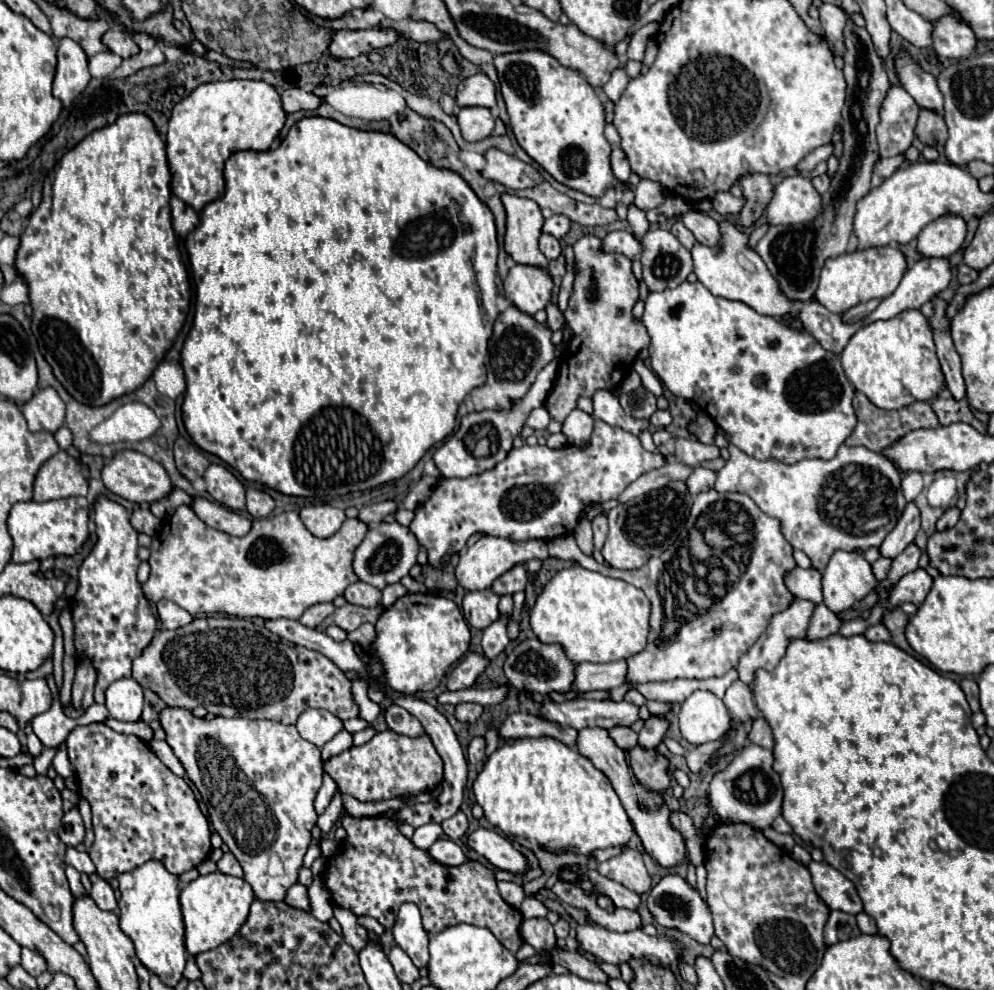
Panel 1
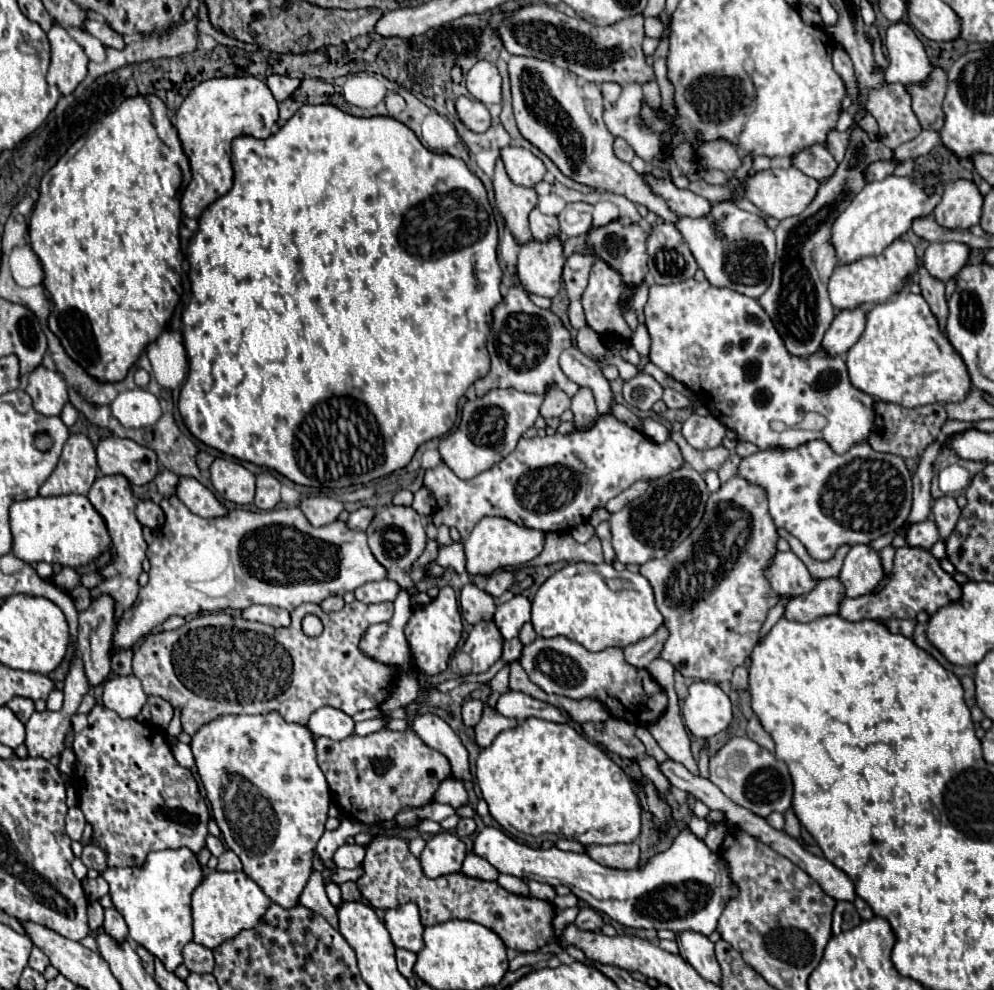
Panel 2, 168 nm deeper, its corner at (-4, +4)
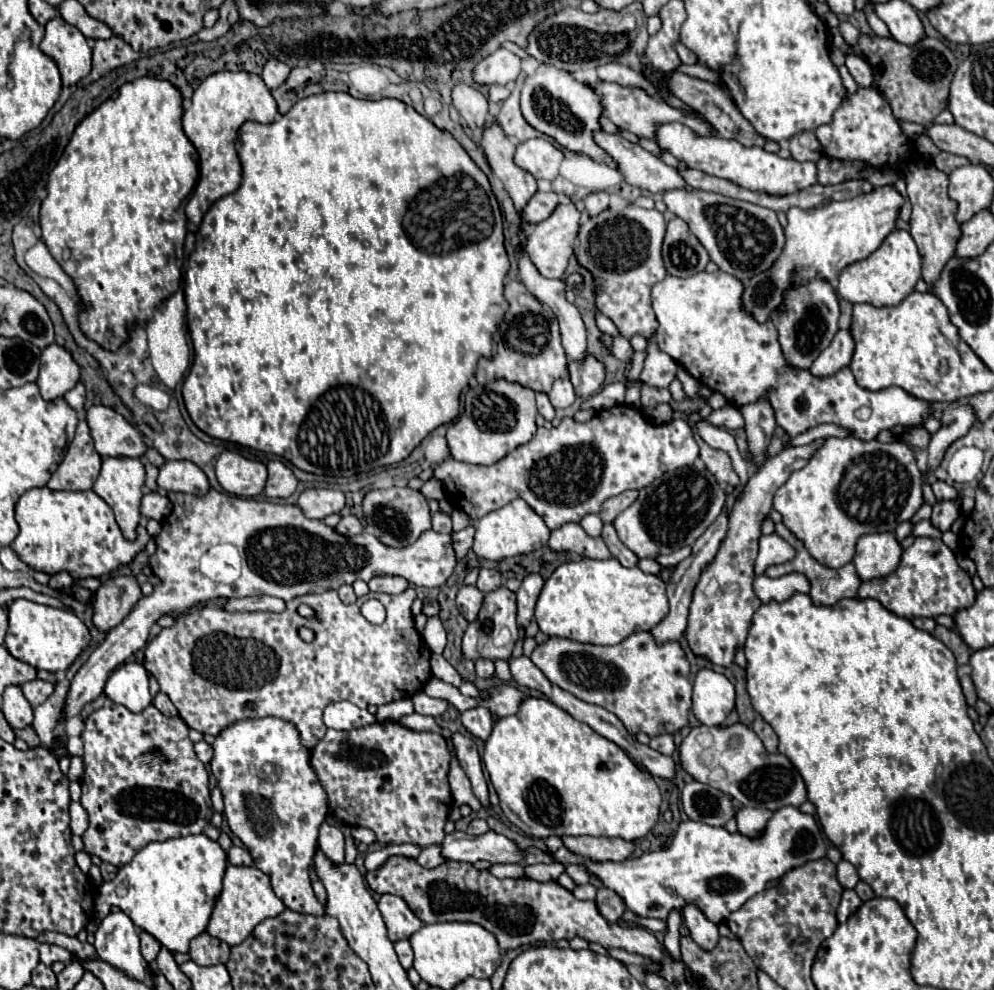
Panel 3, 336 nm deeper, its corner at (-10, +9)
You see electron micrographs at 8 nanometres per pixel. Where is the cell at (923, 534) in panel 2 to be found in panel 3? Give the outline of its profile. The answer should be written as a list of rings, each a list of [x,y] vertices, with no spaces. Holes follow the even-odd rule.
[[[961,499],[959,503],[937,503],[933,505],[933,513],[931,513],[931,525],[937,527],[941,533],[943,531],[949,531],[951,525],[955,523],[955,519],[959,517],[959,505],[961,505]]]

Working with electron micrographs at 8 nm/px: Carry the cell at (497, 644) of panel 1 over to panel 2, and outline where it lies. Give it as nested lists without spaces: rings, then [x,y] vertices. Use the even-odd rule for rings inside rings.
[[[523,594],[513,596],[505,604],[499,604],[497,612],[493,616],[493,620],[499,626],[499,630],[501,630],[501,634],[503,634],[505,640],[517,638],[521,626],[525,622],[529,622],[529,618],[531,618],[531,602]]]

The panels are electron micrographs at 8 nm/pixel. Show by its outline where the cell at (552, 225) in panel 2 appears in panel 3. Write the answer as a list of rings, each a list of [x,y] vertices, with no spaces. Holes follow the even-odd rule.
[[[537,191],[531,201],[527,203],[527,207],[523,209],[523,219],[531,225],[537,225],[541,223],[543,219],[547,219],[555,207],[559,205],[559,195],[549,191],[549,193],[543,193],[543,191]]]

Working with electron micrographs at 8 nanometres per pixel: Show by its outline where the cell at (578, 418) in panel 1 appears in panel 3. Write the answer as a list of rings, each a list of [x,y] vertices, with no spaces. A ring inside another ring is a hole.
[[[591,355],[583,363],[569,361],[569,373],[571,373],[571,383],[575,387],[575,393],[581,399],[587,399],[595,391],[599,391],[605,379],[603,365]]]

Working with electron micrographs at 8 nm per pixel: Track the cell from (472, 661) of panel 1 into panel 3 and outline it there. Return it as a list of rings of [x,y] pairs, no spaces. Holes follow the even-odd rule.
[[[499,587],[499,591],[491,591],[485,595],[485,601],[483,601],[483,607],[479,611],[479,617],[469,623],[465,635],[463,635],[463,657],[465,659],[473,659],[475,651],[477,651],[477,643],[483,641],[483,649],[479,651],[479,657],[485,657],[485,659],[491,659],[491,661],[497,661],[497,659],[509,659],[511,657],[511,651],[513,651],[513,645],[519,637],[519,629],[517,629],[517,623],[515,623],[515,593],[511,593],[507,587]]]

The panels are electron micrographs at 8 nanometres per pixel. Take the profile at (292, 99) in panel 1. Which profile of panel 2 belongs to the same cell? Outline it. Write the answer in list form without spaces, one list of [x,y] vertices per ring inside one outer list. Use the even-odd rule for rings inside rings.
[[[271,74],[271,76],[267,76],[267,86],[269,86],[273,98],[277,102],[283,102],[285,98],[289,98],[295,92],[295,88],[299,86],[299,80],[297,78],[289,78],[289,76]]]

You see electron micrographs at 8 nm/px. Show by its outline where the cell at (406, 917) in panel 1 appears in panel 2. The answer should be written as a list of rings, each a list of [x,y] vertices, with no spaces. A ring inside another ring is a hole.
[[[409,902],[391,910],[385,910],[385,928],[391,934],[395,948],[419,952],[423,948],[423,924],[419,920],[417,904]]]

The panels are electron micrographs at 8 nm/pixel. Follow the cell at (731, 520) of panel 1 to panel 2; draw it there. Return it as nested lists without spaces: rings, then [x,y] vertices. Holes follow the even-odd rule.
[[[731,478],[719,492],[709,496],[707,512],[695,532],[707,532],[713,536],[703,536],[693,550],[689,546],[679,550],[679,554],[645,562],[641,574],[651,582],[657,608],[671,630],[661,658],[681,670],[683,676],[721,684],[731,680],[737,666],[745,664],[745,658],[759,640],[767,612],[779,602],[779,596],[763,576],[775,554],[775,542],[779,536],[767,512],[765,490],[757,484],[749,484],[745,478]],[[727,524],[731,524],[731,528],[727,528]],[[679,568],[687,570],[681,572]],[[689,582],[695,592],[691,598]],[[677,594],[679,600],[673,604]]]

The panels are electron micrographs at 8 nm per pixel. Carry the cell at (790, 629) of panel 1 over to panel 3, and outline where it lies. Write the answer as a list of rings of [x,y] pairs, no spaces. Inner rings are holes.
[[[777,523],[777,525],[775,525],[775,533],[777,533],[779,537],[783,537],[785,541],[789,541],[789,543],[797,549],[797,557],[795,557],[793,561],[789,561],[789,563],[769,567],[769,569],[765,571],[765,575],[789,575],[789,573],[803,573],[803,575],[807,575],[807,579],[811,581],[809,597],[811,597],[813,605],[833,607],[837,601],[841,601],[841,599],[853,599],[853,597],[857,595],[857,589],[859,589],[859,585],[861,585],[861,579],[855,575],[853,563],[847,563],[847,565],[843,565],[843,567],[839,567],[839,569],[823,567],[823,565],[819,565],[819,563],[811,557],[811,553],[805,549],[805,543],[799,541],[783,523]]]

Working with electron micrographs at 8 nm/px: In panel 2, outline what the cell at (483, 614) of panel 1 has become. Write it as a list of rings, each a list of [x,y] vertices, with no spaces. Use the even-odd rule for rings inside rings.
[[[467,584],[461,590],[459,608],[463,620],[467,620],[469,624],[477,624],[479,620],[491,620],[497,606],[495,600],[485,590],[481,590],[475,584]]]

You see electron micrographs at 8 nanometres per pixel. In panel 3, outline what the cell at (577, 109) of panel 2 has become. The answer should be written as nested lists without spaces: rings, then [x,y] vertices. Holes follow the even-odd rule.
[[[539,63],[537,71],[525,77],[521,89],[521,113],[533,129],[553,137],[561,147],[573,153],[587,155],[593,161],[605,163],[611,169],[619,169],[617,161],[593,139],[593,133],[601,131],[599,119],[603,115],[603,105],[599,95],[585,81],[579,81],[571,73],[557,69],[553,65]]]

